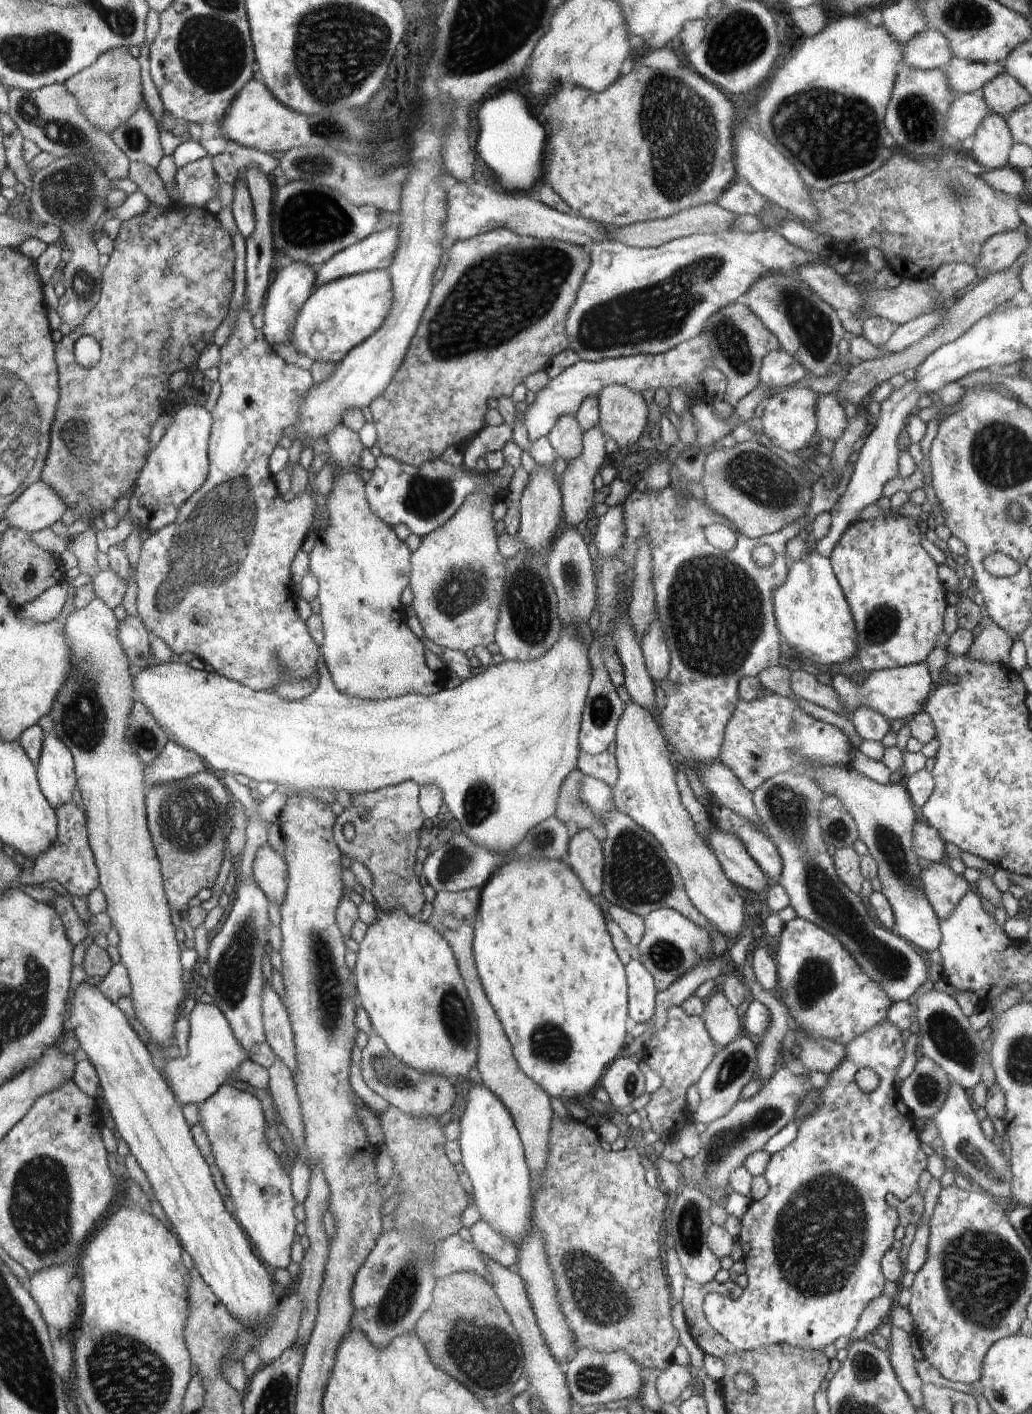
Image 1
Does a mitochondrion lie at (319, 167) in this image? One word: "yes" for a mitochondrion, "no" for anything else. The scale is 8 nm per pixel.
yes

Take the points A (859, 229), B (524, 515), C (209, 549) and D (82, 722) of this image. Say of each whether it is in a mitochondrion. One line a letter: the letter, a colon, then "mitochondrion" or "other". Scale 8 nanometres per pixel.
A: other
B: other
C: mitochondrion
D: mitochondrion

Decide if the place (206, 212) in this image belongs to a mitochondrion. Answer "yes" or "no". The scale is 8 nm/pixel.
no

